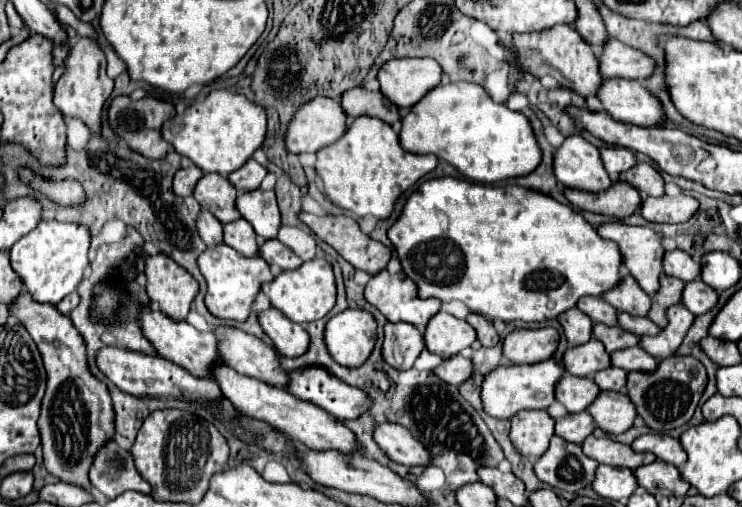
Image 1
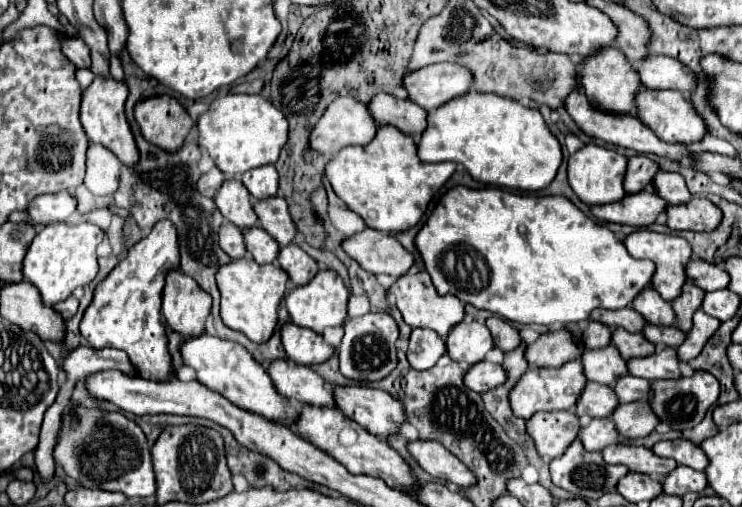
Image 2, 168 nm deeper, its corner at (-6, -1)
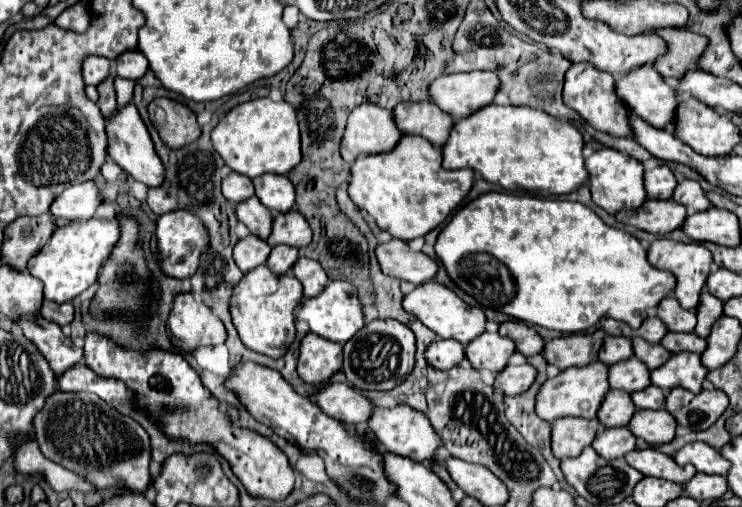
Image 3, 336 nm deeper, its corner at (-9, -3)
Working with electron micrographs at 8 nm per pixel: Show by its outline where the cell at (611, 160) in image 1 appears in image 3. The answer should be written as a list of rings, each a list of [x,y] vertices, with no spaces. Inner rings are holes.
[[[666,164],[646,170],[644,174],[644,190],[648,192],[648,198],[668,200],[674,186],[676,186],[676,176]]]

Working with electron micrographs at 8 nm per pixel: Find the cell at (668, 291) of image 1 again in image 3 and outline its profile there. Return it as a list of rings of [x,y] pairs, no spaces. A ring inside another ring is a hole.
[[[702,290],[696,316],[698,316],[698,322],[696,322],[694,334],[698,334],[700,338],[706,338],[710,334],[710,326],[714,324],[714,320],[722,316],[722,300],[712,296],[708,290]]]

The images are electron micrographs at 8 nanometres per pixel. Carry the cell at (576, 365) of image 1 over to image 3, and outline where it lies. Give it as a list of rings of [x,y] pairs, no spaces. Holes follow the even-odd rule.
[[[628,358],[620,360],[620,364],[610,364],[608,366],[608,382],[610,388],[624,390],[624,392],[638,392],[650,386],[650,370],[638,360],[638,358]]]

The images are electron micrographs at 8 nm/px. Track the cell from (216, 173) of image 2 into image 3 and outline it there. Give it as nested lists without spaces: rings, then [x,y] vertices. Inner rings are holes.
[[[236,172],[228,174],[224,180],[222,180],[222,194],[228,202],[240,202],[240,200],[246,200],[254,194],[254,186],[252,186],[252,180],[246,178],[246,176],[240,176]]]

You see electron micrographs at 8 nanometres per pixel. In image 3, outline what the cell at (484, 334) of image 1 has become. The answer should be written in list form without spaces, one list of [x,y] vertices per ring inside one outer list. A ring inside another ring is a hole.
[[[518,320],[502,322],[498,334],[512,338],[516,344],[516,352],[520,352],[524,356],[534,356],[534,354],[542,352],[542,348],[544,348],[542,338],[530,326],[526,326],[524,322],[518,322]]]

